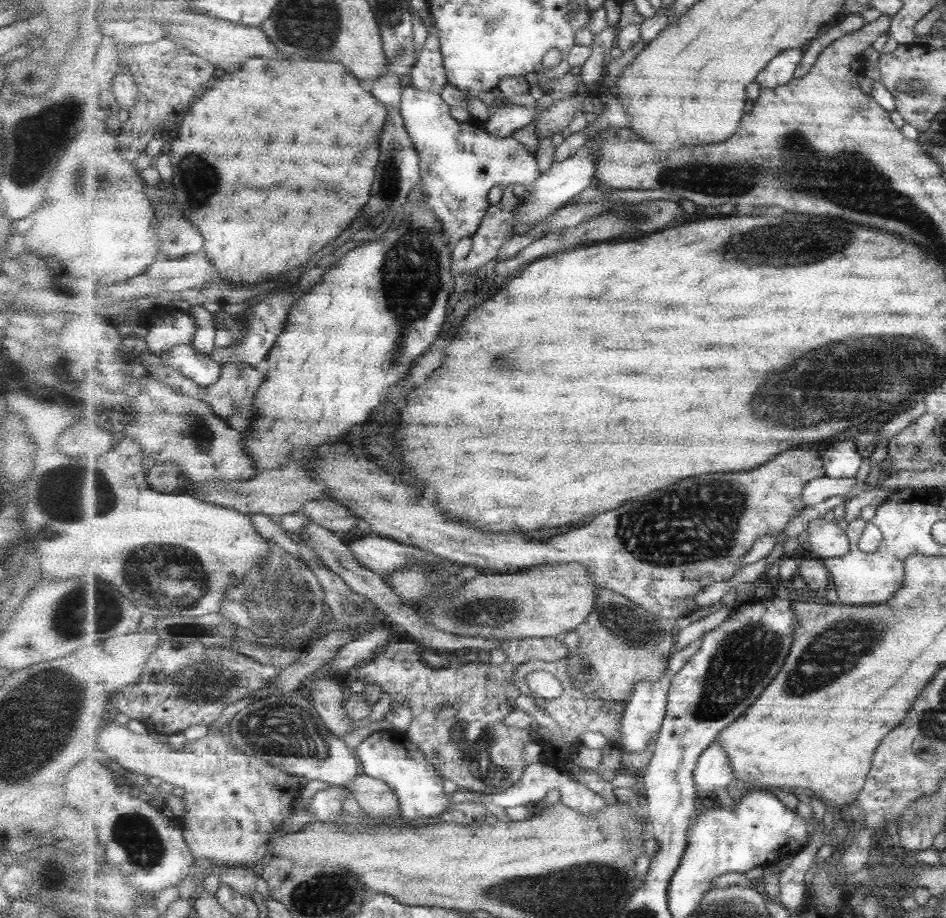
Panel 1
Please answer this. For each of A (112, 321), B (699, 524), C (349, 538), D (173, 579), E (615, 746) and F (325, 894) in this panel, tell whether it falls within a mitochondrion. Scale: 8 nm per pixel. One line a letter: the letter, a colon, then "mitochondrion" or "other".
A: other
B: mitochondrion
C: other
D: mitochondrion
E: other
F: mitochondrion

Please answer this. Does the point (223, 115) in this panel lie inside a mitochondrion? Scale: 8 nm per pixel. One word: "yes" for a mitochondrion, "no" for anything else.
no

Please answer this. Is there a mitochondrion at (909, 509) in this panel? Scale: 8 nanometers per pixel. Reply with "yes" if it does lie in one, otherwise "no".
no

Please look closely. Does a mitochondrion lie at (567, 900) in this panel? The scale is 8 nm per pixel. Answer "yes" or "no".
yes

